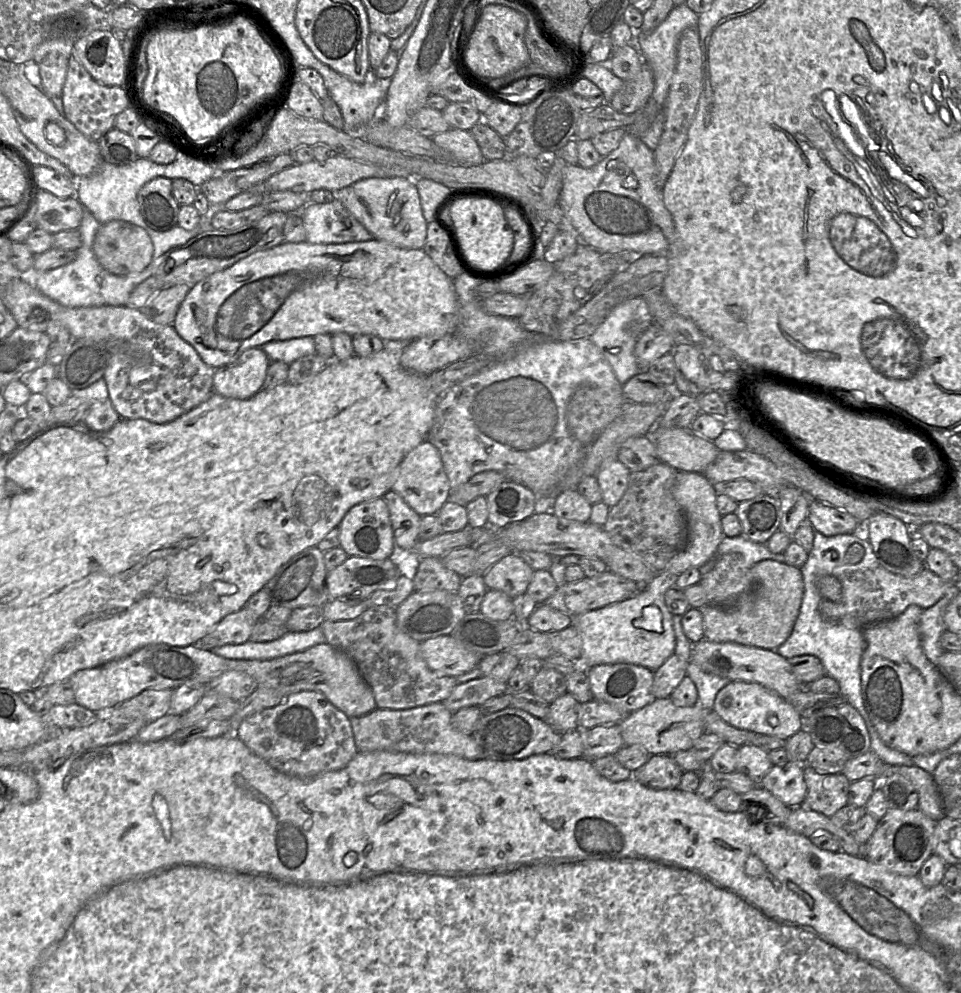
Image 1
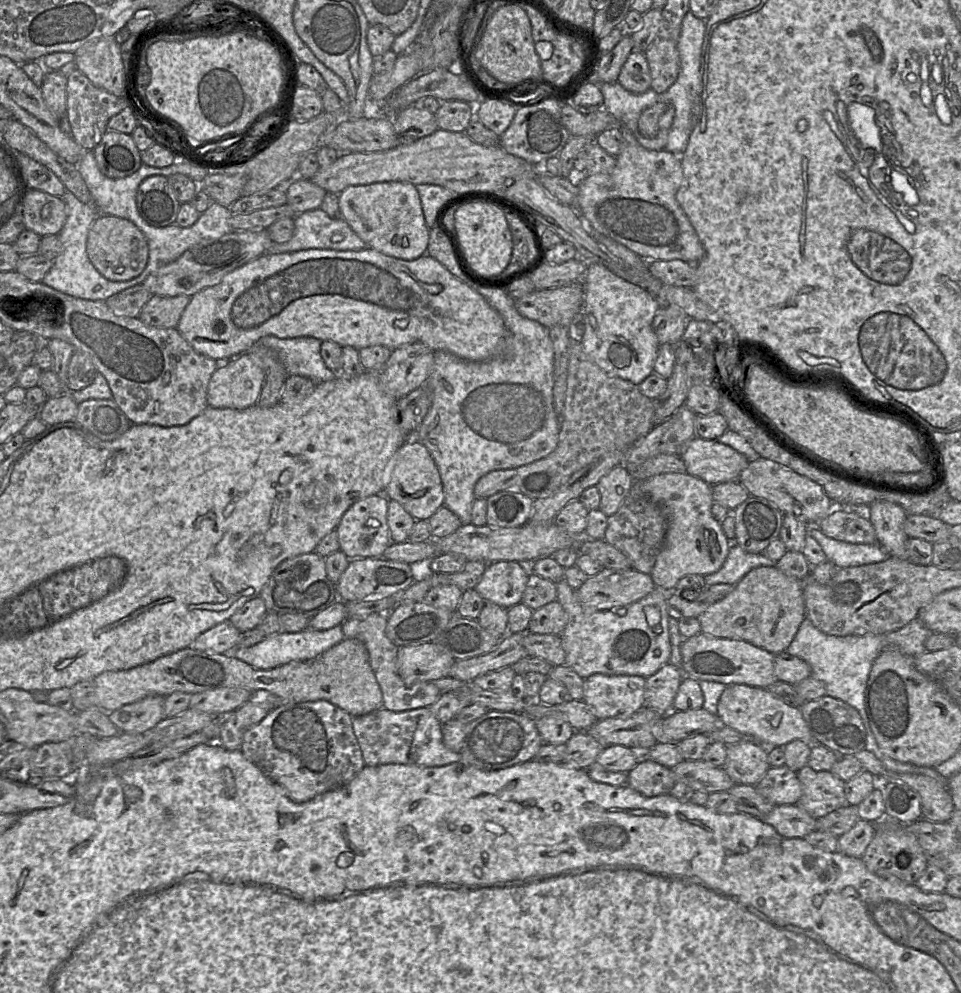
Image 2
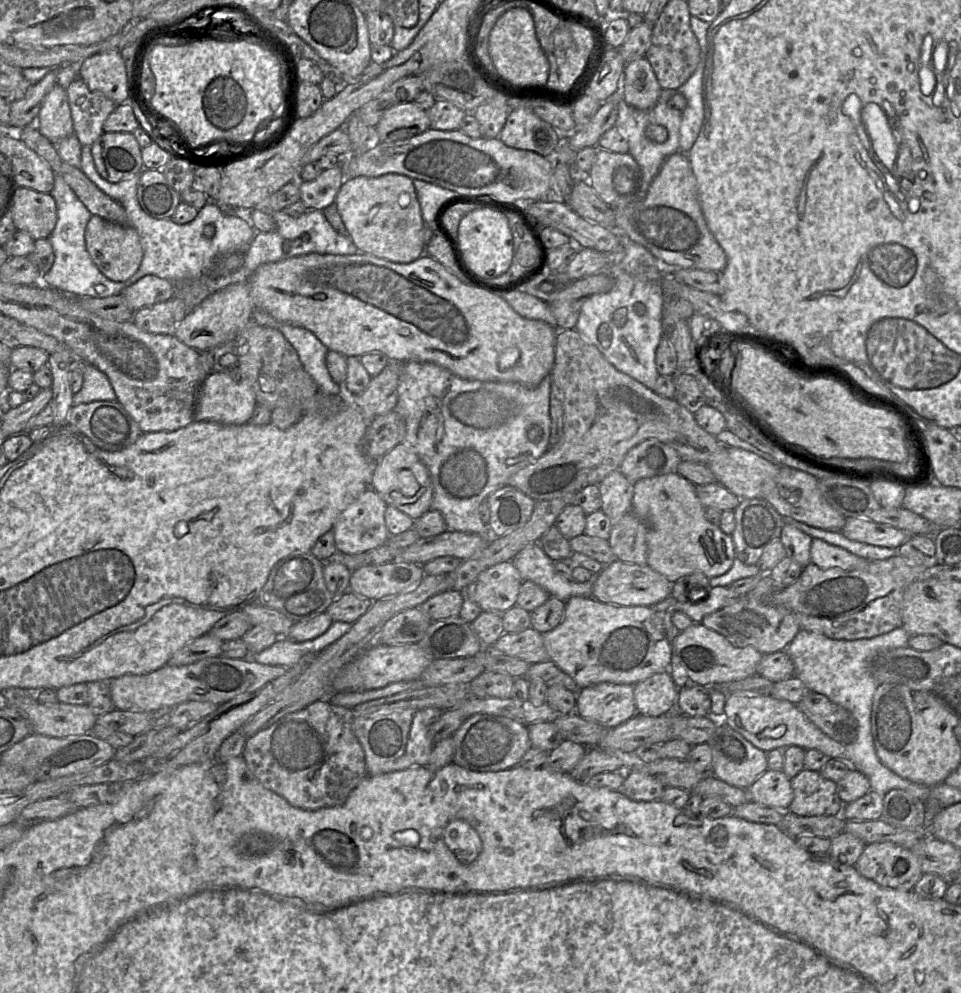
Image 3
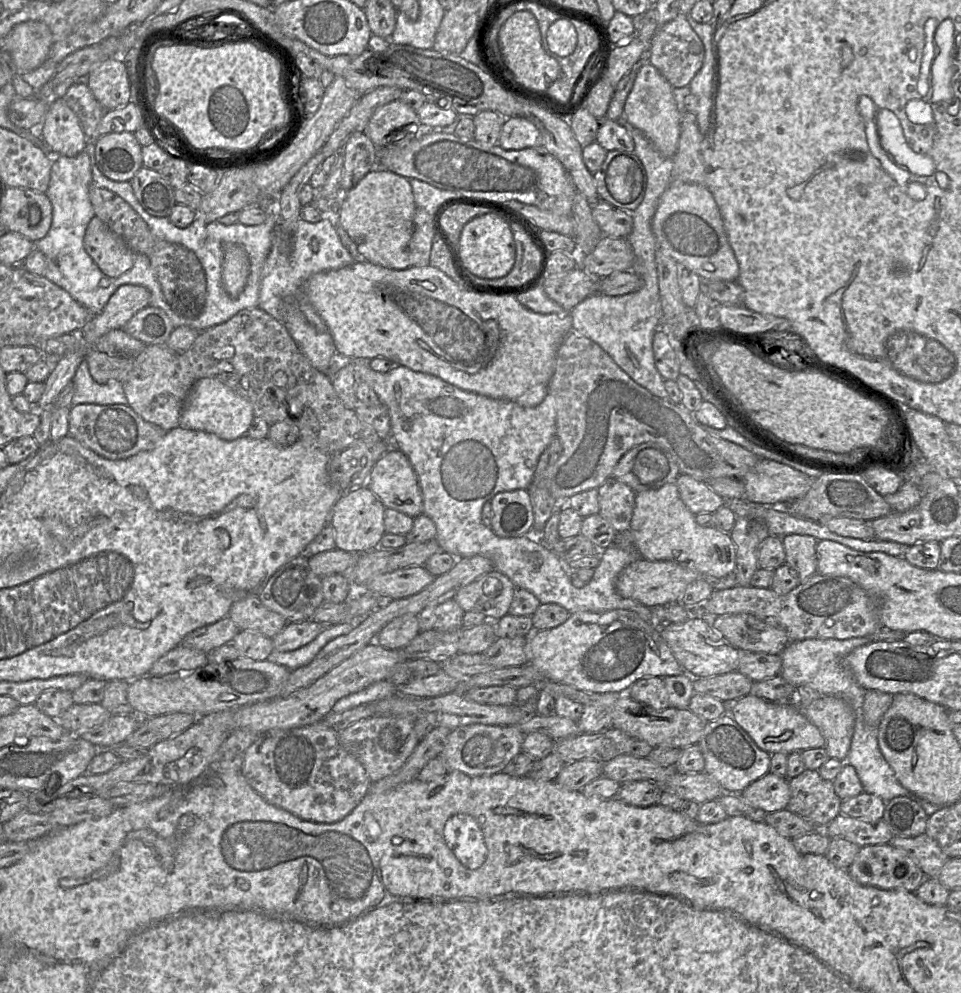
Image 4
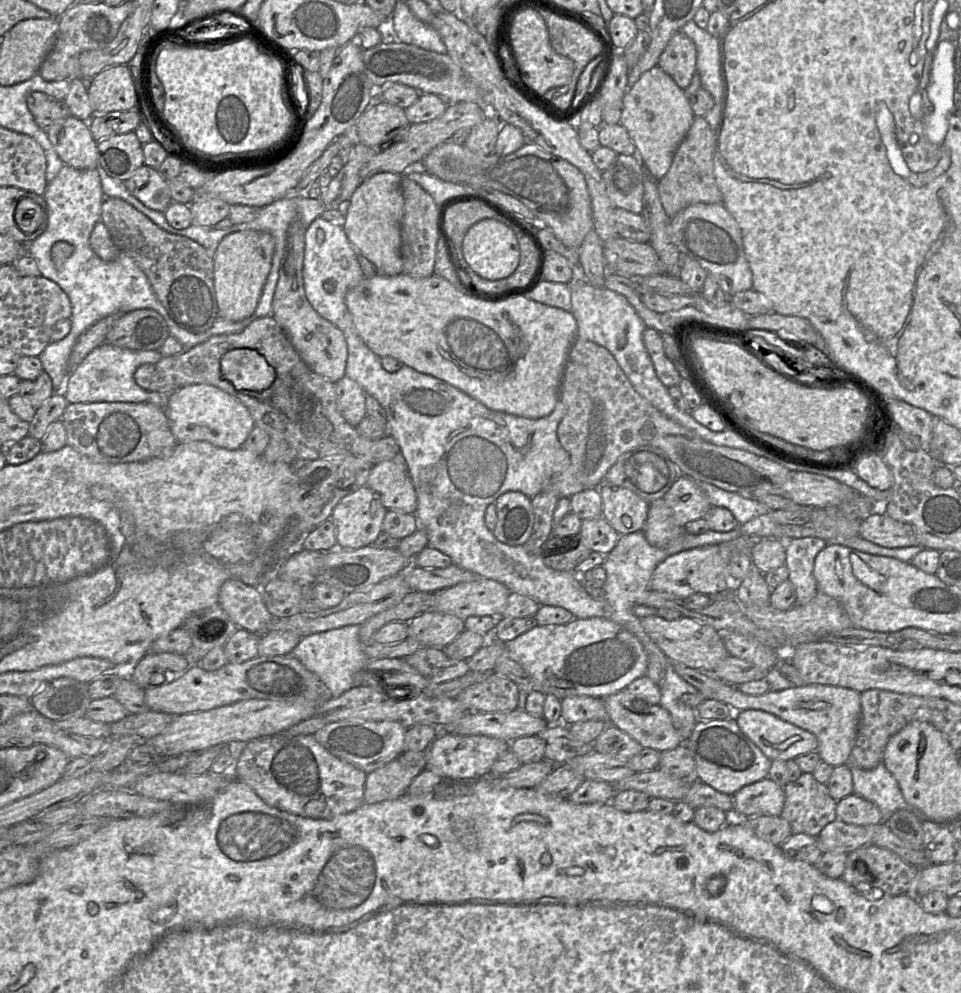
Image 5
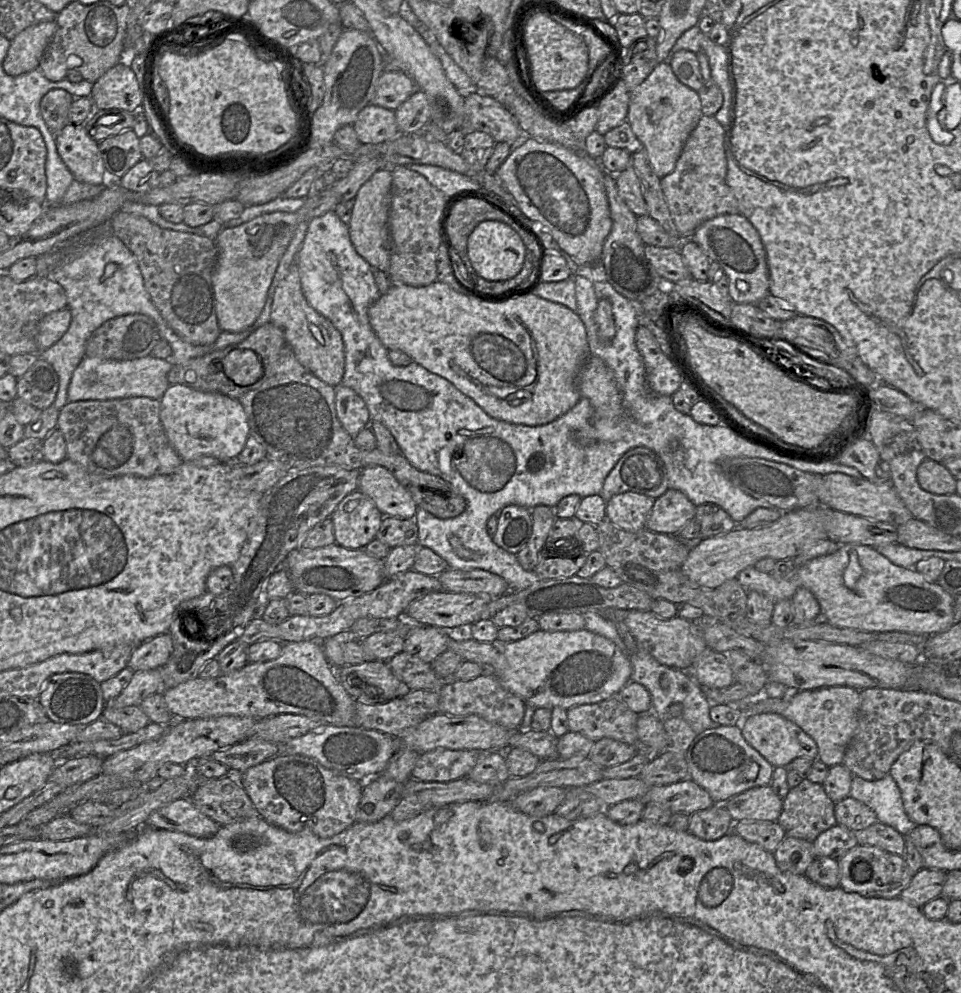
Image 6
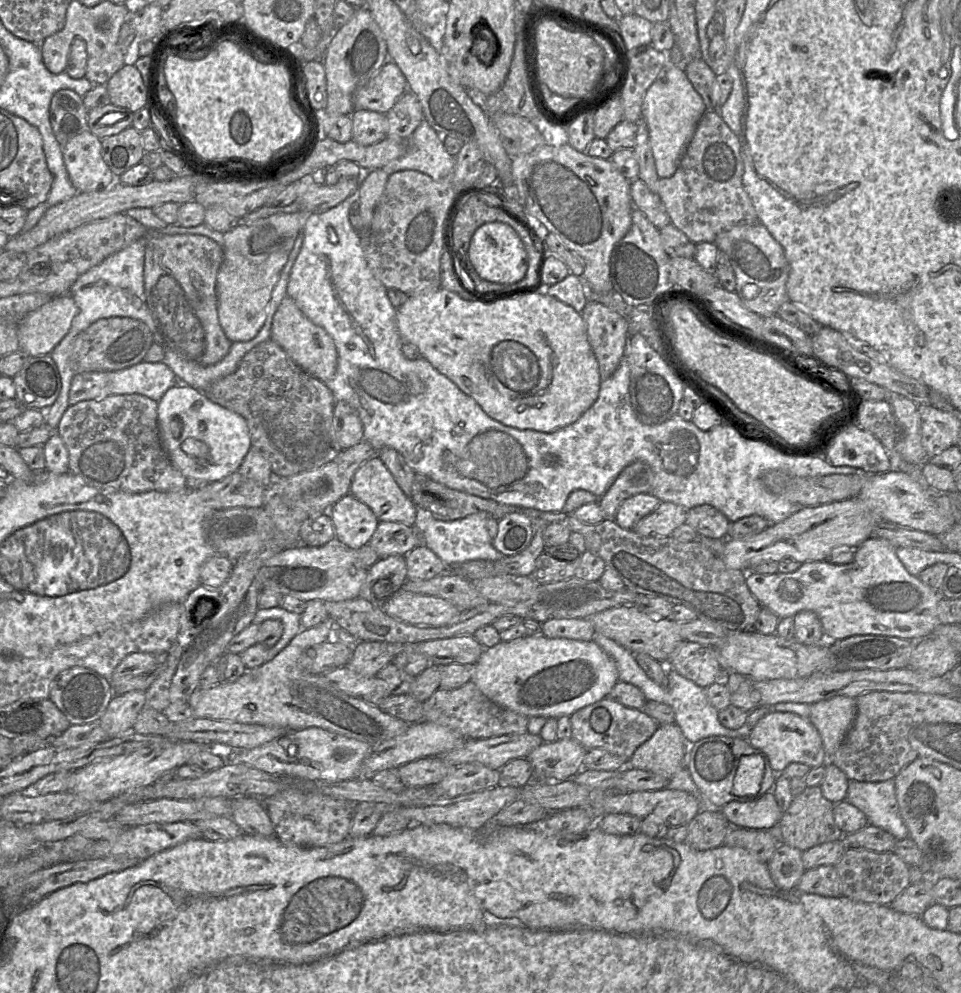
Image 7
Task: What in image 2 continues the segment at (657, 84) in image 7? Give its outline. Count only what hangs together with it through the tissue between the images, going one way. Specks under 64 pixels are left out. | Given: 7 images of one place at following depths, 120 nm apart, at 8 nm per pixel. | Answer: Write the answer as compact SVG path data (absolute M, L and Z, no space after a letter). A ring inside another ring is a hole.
M632 51L621 68L617 82L627 91L641 94L651 86L650 69L645 53Z

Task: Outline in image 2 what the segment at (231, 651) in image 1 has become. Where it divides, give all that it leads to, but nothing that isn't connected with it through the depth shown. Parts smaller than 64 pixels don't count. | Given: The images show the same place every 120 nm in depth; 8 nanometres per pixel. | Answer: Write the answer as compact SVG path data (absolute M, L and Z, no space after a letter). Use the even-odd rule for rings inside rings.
M341 625L326 630L306 628L305 630L296 633L281 631L277 634L265 637L265 639L253 646L247 648L235 647L231 654L255 669L266 670L292 661L312 660L332 646L341 642L344 638L345 636Z

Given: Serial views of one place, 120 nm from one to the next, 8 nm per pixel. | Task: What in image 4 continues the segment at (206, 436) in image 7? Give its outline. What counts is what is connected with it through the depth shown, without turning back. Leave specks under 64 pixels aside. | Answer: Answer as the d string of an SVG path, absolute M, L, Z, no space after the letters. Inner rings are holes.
M204 378L192 386L178 427L209 432L221 439L232 441L247 434L254 417L254 408L248 399L217 379Z

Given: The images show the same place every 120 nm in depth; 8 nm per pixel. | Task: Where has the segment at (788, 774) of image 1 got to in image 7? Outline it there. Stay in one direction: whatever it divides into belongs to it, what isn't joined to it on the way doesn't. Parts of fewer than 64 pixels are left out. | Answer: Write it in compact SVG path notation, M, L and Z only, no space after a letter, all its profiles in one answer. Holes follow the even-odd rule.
M773 792L752 801L731 801L721 811L732 827L770 830L778 825L782 811Z

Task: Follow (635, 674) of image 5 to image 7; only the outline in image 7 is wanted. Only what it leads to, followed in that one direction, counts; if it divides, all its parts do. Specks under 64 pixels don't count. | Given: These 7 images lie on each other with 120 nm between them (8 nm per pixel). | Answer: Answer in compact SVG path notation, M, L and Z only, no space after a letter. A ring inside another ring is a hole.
M543 634L501 641L484 649L472 667L472 681L495 704L527 717L570 717L577 710L598 702L610 693L619 681L618 670L612 658L593 640L577 641L566 638L548 638Z

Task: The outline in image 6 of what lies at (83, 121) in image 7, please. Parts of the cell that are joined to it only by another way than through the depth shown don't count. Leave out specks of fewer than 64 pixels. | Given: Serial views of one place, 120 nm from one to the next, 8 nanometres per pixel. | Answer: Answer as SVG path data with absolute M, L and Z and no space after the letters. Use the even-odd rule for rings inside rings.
M63 89L50 90L42 97L41 115L54 134L70 123L68 112L73 100L74 97Z

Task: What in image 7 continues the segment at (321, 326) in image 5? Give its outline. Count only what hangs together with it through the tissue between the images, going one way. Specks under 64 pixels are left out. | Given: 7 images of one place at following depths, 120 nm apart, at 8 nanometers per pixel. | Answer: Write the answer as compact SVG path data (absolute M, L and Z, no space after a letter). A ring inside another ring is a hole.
M288 295L281 301L273 316L272 339L286 351L296 364L312 376L323 382L334 377L338 353L332 337L325 329L309 320Z

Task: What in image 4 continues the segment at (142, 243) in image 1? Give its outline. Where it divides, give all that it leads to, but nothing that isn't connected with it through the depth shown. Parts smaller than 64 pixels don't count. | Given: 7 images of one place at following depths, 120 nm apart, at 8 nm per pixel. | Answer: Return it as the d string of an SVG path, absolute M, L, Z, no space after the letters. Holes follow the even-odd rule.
M96 215L86 228L84 248L99 269L111 278L121 276L134 264L135 253Z

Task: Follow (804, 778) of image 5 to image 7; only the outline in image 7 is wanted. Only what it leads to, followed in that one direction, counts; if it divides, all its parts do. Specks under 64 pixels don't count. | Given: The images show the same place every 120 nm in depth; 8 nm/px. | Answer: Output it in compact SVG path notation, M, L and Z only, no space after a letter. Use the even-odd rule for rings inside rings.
M807 786L802 793L793 797L789 808L781 815L781 819L778 823L781 841L803 852L823 843L843 839L844 833L838 828L834 821L833 810L834 804L823 796L820 786Z

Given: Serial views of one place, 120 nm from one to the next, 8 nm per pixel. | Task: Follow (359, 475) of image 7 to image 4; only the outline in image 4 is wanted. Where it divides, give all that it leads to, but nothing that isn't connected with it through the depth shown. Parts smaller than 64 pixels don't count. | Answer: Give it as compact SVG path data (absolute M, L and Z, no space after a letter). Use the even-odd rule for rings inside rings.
M394 446L375 464L367 486L386 508L413 518L423 513L423 497L416 473L407 456Z

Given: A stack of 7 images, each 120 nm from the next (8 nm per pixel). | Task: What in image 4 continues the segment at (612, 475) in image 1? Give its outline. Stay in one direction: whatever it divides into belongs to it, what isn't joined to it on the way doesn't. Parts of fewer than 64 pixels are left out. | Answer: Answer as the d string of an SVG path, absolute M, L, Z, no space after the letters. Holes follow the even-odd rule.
M610 477L597 489L599 514L610 522L616 533L630 530L636 492Z

